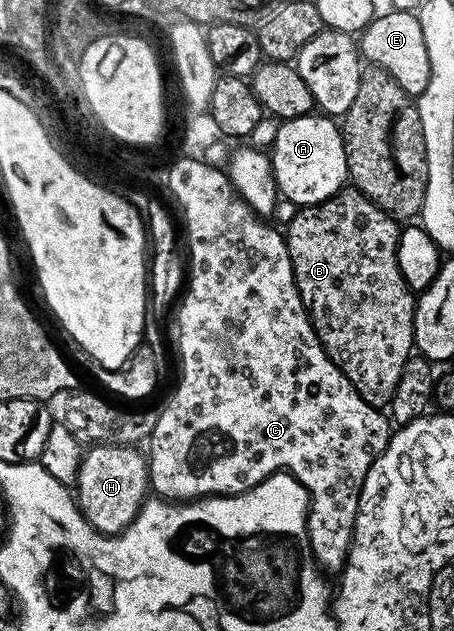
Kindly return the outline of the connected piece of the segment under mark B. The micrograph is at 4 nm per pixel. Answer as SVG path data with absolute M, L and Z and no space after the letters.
M343 187L320 203L301 206L295 218L284 229L288 255L292 259L294 282L298 288L302 306L306 308L306 316L314 324L314 330L324 347L324 351L330 356L334 366L348 379L348 383L352 383L352 387L356 387L360 399L364 399L364 403L368 403L374 409L380 410L385 410L389 406L392 395L396 391L396 383L400 383L400 371L404 367L404 363L415 352L414 306L416 304L416 293L415 290L408 287L404 275L400 275L400 263L398 262L399 232L399 222L390 217L372 199L366 197L361 190L355 187Z

